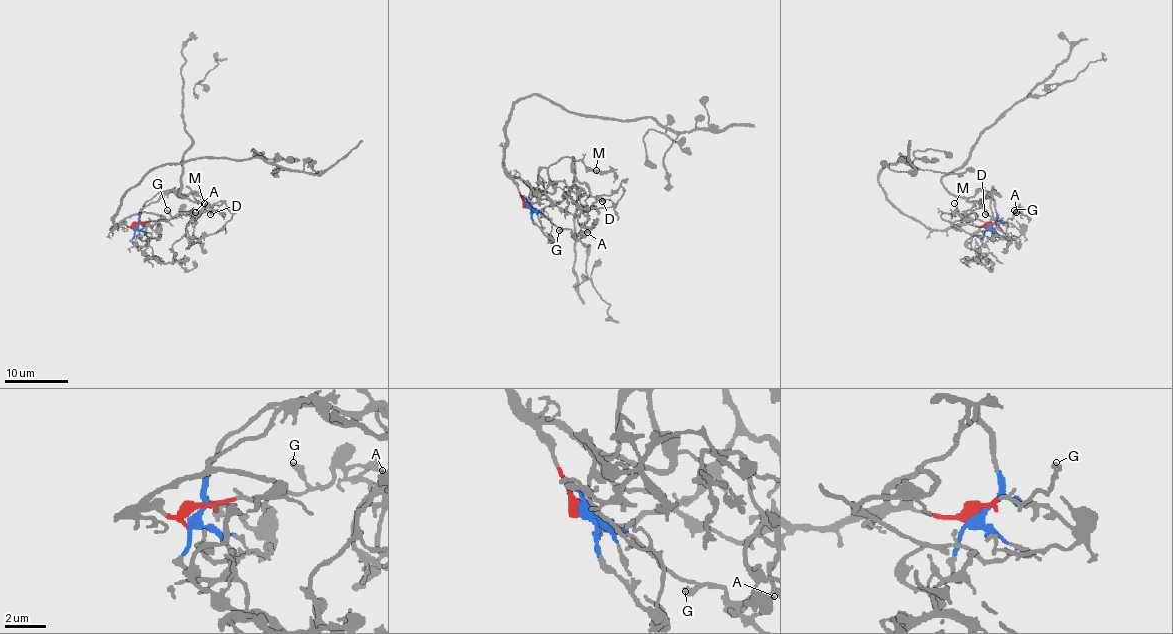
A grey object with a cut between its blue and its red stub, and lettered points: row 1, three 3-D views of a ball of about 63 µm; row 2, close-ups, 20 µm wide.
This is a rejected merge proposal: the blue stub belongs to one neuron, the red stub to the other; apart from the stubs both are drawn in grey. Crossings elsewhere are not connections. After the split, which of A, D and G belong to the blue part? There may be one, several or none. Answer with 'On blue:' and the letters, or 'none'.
On blue: D

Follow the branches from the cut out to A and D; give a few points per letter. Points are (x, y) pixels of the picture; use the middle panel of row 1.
A: (528, 205), (574, 234), (587, 232)
D: (528, 207), (531, 213), (558, 204), (576, 181), (585, 184), (601, 200)

